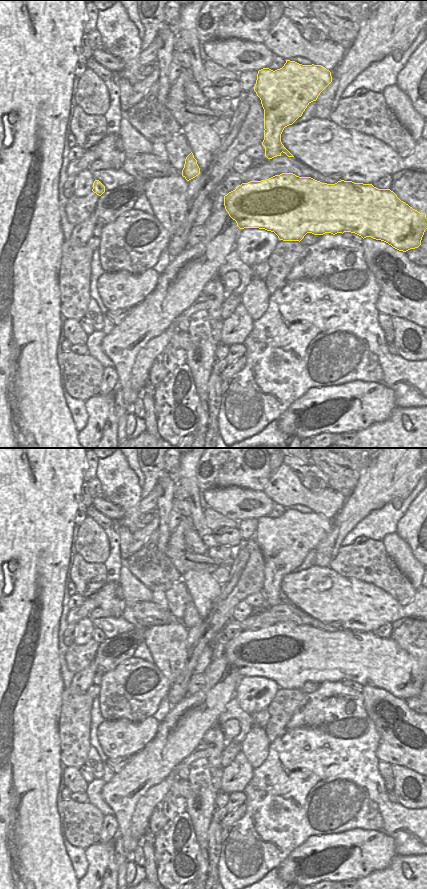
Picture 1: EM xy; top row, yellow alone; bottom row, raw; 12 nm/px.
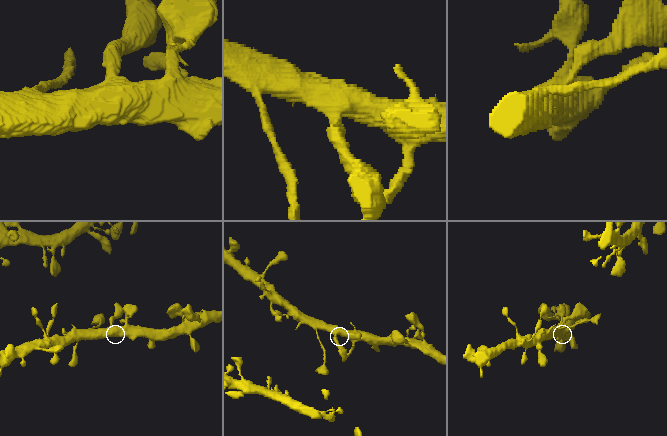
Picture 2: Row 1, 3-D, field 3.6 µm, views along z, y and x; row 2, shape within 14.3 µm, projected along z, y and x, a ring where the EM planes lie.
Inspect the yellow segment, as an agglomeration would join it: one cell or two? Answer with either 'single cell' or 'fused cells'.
single cell

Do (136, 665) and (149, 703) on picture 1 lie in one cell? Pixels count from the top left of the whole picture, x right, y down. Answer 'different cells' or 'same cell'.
same cell

